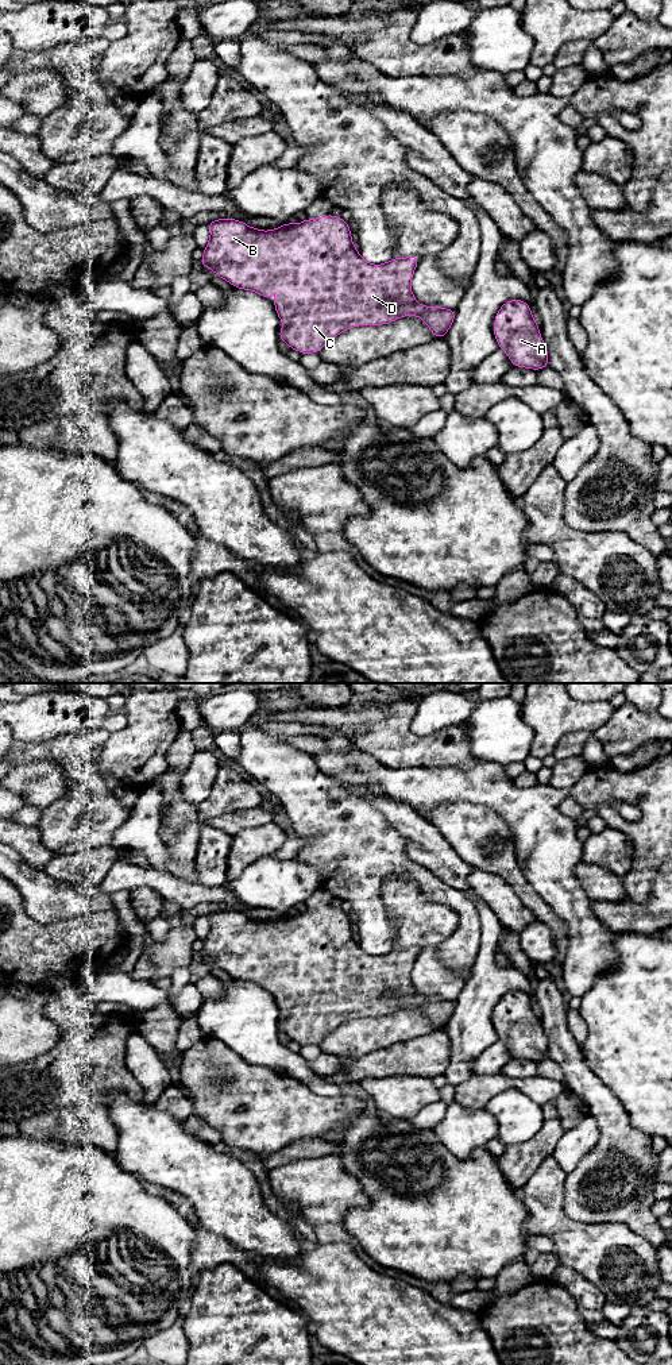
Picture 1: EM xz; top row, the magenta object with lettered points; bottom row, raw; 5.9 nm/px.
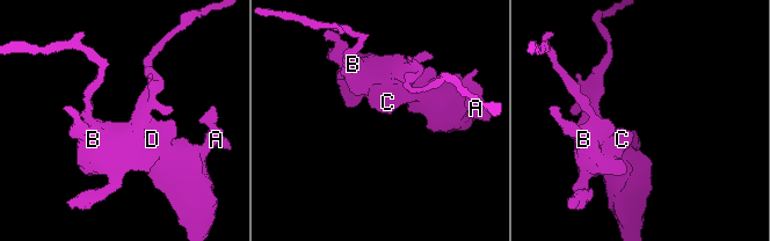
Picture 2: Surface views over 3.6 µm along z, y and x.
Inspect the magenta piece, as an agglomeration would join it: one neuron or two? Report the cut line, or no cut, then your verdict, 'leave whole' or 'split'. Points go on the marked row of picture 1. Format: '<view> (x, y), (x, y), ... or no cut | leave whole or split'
no cut | leave whole

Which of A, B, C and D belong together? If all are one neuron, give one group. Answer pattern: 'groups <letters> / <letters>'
groups A B C D

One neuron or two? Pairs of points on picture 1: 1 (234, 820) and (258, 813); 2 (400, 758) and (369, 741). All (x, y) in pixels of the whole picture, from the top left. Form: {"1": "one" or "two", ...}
{"1": "one", "2": "one"}

